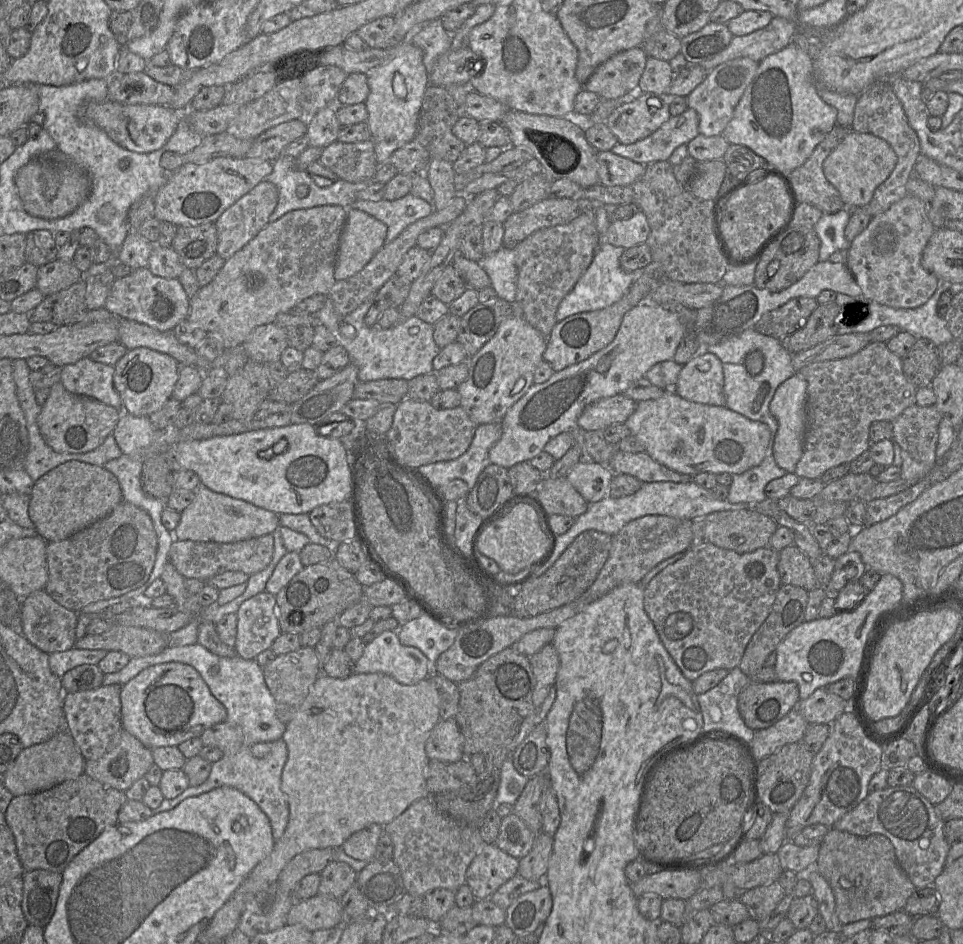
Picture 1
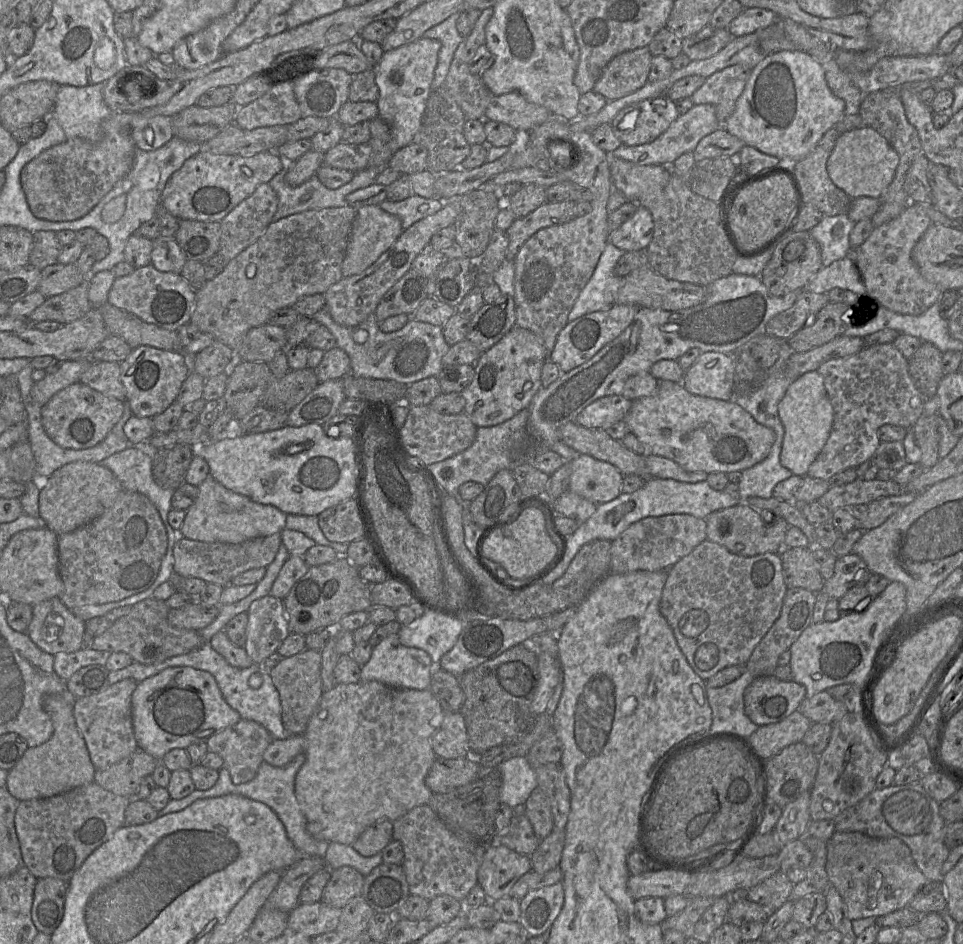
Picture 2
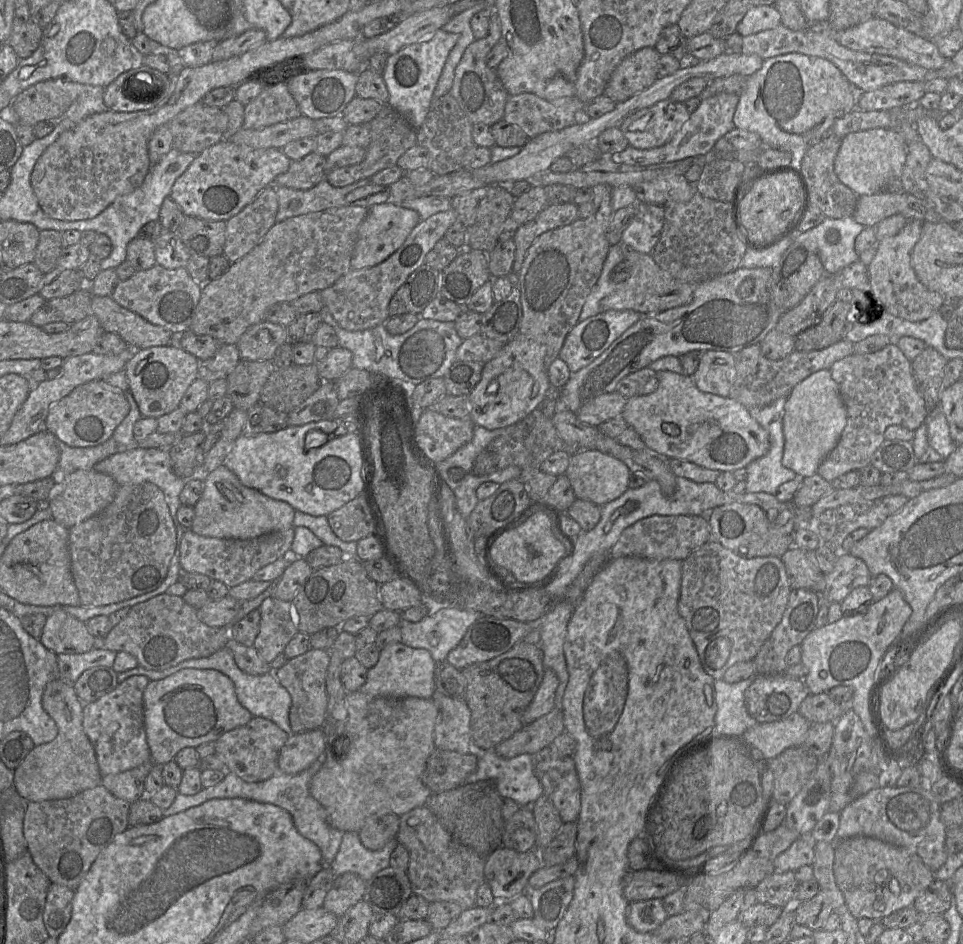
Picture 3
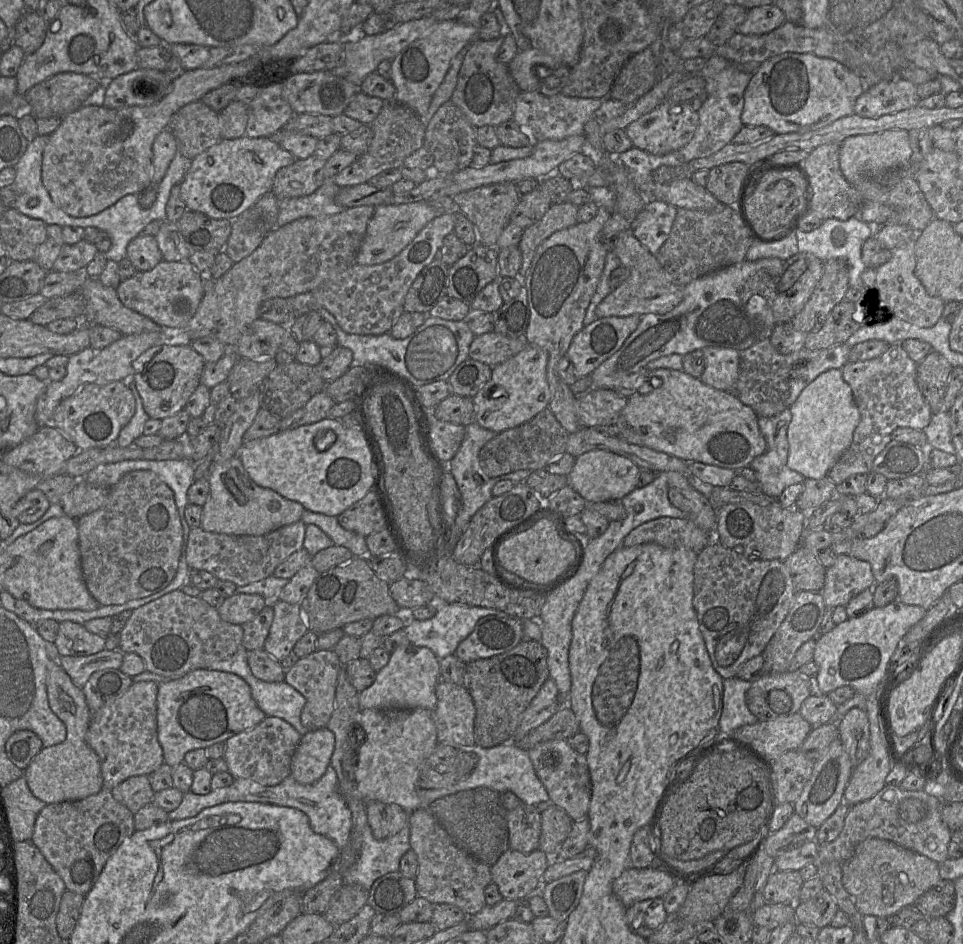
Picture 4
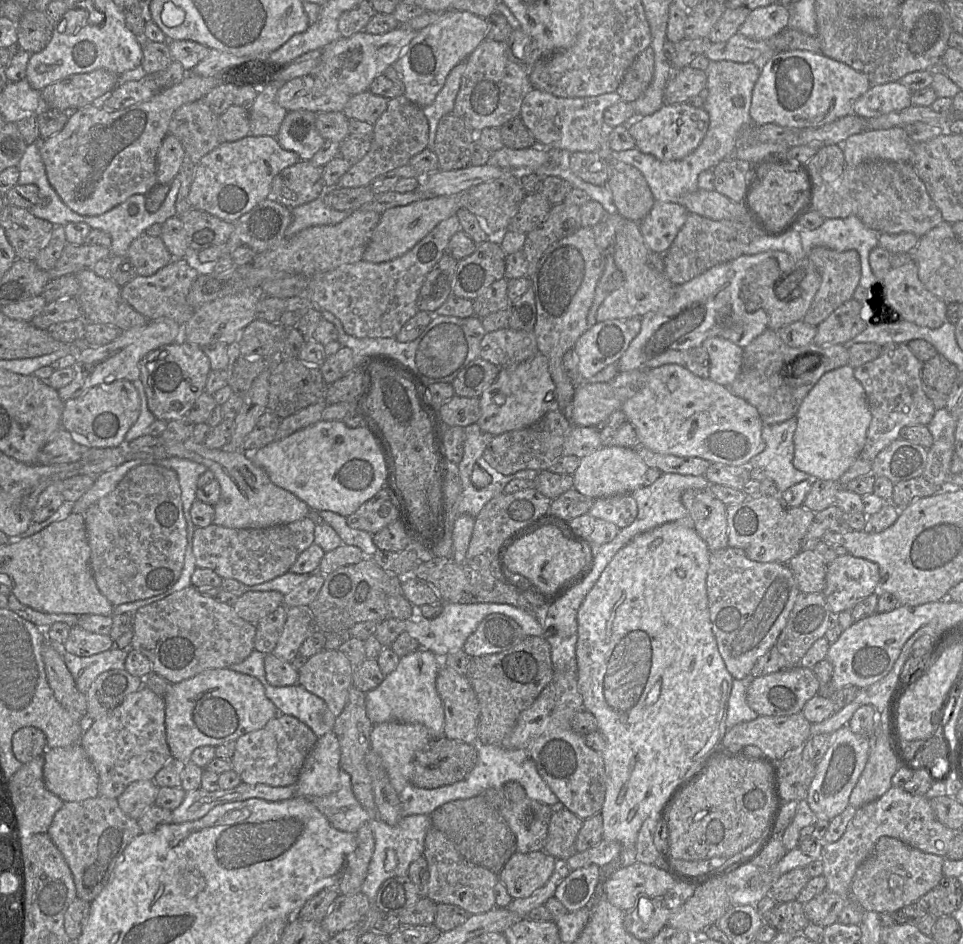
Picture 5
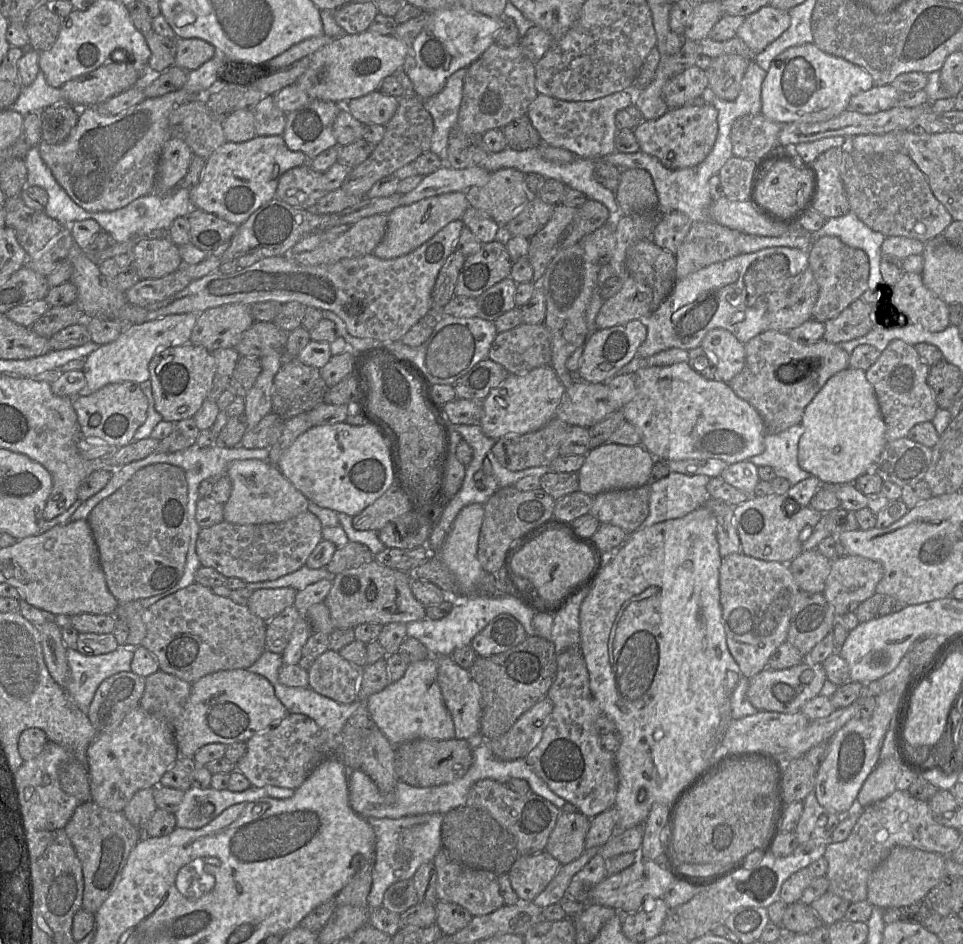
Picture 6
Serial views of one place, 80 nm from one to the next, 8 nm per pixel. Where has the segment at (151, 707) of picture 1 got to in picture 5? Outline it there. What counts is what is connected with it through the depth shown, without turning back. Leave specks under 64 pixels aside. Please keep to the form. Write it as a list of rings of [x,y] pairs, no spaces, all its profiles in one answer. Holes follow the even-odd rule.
[[[227,668],[205,670],[172,683],[164,695],[166,738],[171,757],[190,762],[192,752],[202,746],[218,746],[264,727],[279,714],[255,677]]]

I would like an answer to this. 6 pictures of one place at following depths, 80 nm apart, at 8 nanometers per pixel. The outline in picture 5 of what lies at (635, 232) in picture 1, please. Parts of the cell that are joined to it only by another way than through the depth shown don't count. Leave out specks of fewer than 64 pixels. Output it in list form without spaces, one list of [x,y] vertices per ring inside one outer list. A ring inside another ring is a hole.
[[[655,201],[649,213],[639,222],[647,247],[652,252],[664,254],[684,225],[688,214],[679,203]]]

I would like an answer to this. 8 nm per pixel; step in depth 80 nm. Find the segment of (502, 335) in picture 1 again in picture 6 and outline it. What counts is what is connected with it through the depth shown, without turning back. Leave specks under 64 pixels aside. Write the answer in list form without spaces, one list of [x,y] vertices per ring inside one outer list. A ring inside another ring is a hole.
[[[550,365],[519,375],[510,374],[482,401],[483,411],[479,425],[483,433],[494,440],[506,435],[537,431],[556,416],[566,388]]]

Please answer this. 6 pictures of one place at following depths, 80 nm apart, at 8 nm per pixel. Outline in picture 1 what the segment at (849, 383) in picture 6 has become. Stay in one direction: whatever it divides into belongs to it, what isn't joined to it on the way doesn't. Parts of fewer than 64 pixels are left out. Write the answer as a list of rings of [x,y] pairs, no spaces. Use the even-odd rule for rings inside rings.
[[[796,373],[779,385],[770,402],[770,412],[778,421],[773,454],[776,464],[787,473],[794,473],[803,454],[803,442],[807,424],[806,399],[807,382],[801,374]]]

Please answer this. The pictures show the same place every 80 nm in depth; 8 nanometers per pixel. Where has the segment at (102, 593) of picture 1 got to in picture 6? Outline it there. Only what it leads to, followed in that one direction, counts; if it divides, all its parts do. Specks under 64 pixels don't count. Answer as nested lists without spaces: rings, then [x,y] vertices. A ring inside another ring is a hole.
[[[159,463],[138,470],[90,512],[86,520],[98,548],[107,587],[118,604],[150,598],[179,582],[191,536],[187,503],[185,471]]]

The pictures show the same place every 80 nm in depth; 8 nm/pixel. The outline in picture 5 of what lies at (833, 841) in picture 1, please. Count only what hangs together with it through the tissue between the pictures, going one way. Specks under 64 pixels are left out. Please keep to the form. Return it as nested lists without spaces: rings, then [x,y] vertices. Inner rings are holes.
[[[882,837],[872,854],[859,866],[851,884],[851,900],[866,912],[894,913],[916,903],[944,878],[945,857],[915,849],[902,841]]]

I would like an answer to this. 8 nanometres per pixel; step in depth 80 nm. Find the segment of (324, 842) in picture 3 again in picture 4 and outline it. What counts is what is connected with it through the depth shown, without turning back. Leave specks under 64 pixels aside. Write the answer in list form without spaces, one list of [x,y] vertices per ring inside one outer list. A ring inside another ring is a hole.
[[[330,765],[325,774],[312,784],[299,783],[291,776],[288,776],[274,786],[264,786],[252,780],[235,778],[231,785],[212,790],[208,794],[195,794],[188,791],[184,793],[182,802],[178,808],[168,812],[168,818],[170,821],[191,818],[208,807],[236,801],[260,802],[296,808],[308,816],[310,826],[314,832],[331,839],[340,851],[344,849],[349,842],[352,829],[352,814],[339,792],[337,774]]]

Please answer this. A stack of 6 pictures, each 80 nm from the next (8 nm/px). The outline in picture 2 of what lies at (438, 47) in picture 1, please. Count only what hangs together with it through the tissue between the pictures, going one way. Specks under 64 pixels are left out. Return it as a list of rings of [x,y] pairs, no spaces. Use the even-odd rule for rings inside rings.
[[[459,12],[452,14],[441,23],[428,29],[423,35],[425,38],[436,39],[441,42],[431,90],[444,87],[454,53],[464,39],[457,29],[458,17]]]

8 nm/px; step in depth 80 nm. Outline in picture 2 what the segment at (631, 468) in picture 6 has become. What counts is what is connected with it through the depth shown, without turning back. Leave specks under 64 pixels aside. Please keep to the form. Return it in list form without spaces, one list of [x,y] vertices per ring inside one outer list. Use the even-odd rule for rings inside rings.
[[[579,454],[572,462],[570,491],[601,504],[621,494],[624,475],[612,464]]]

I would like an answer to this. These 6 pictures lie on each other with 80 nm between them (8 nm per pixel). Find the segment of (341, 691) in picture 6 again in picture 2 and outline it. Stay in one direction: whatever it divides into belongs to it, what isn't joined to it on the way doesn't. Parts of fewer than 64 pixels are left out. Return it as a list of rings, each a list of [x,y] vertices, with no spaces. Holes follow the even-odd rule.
[[[305,649],[290,657],[284,657],[269,671],[281,702],[281,719],[285,729],[291,735],[303,734],[307,724],[318,707],[323,694],[321,681],[321,654],[320,651]]]

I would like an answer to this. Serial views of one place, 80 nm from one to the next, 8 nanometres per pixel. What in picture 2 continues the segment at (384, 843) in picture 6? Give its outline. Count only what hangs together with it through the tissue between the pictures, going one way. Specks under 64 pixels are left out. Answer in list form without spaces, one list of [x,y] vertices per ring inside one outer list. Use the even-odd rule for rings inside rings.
[[[337,842],[329,843],[324,860],[330,870],[350,866],[363,876],[367,876],[375,867],[383,863],[381,852],[371,857],[364,857],[351,845]]]

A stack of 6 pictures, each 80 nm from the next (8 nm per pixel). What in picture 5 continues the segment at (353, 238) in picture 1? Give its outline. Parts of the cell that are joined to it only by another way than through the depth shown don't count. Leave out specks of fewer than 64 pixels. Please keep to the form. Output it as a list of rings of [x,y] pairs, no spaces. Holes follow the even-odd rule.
[[[459,195],[422,199],[405,206],[389,208],[381,213],[362,260],[371,263],[391,261],[411,250],[441,221],[456,214],[460,208]]]

